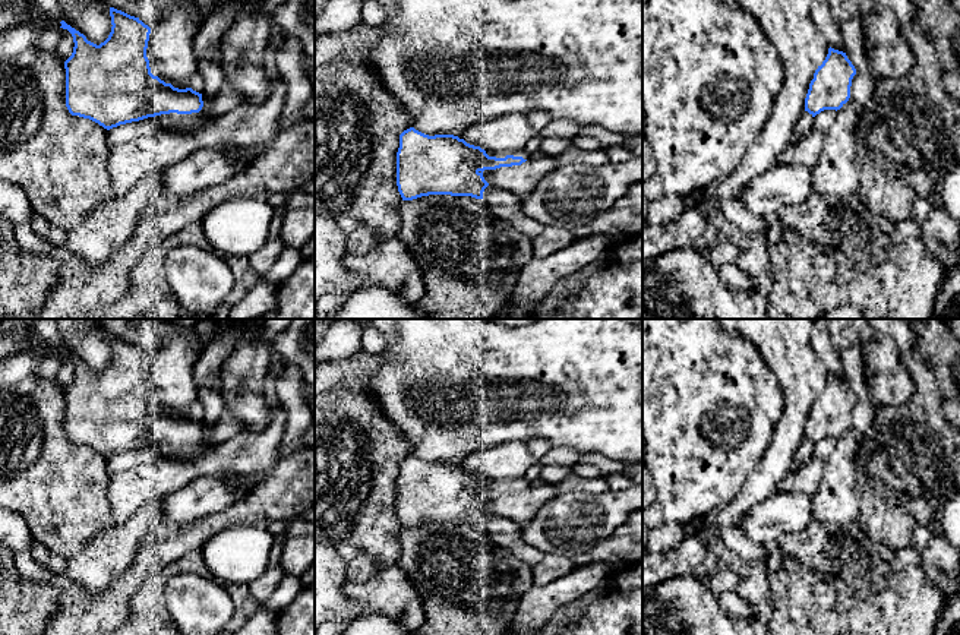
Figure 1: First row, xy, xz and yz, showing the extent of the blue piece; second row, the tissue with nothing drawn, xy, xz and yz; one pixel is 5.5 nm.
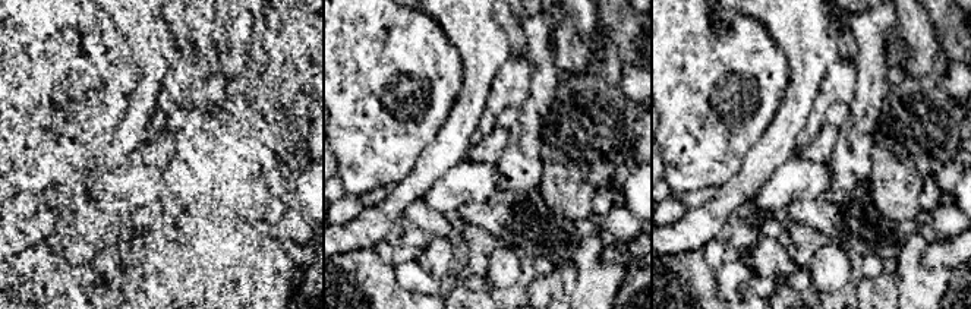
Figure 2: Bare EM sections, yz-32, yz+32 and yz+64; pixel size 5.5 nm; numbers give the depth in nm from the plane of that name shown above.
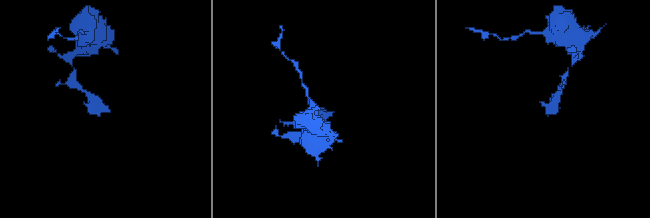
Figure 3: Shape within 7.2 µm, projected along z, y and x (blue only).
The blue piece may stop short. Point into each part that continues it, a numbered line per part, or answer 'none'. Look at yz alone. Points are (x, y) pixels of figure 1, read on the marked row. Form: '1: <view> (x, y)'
1: yz (805, 123)

